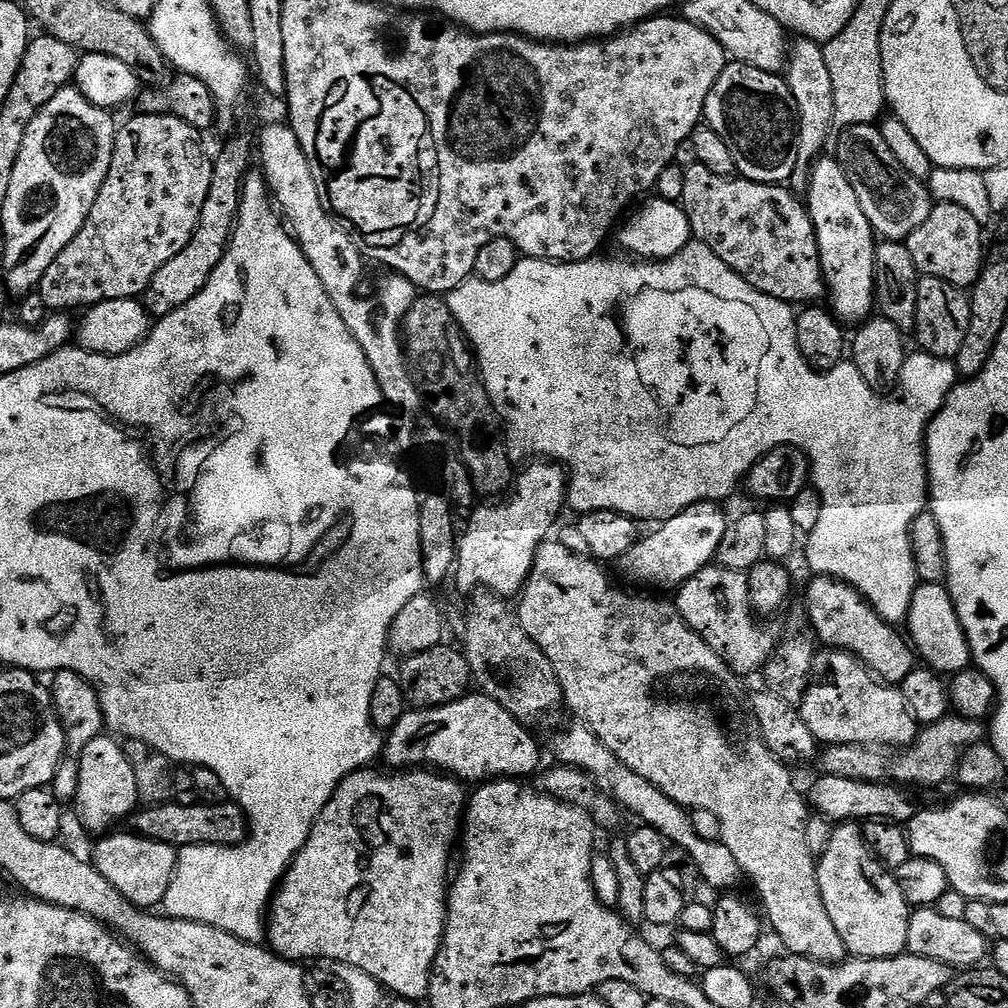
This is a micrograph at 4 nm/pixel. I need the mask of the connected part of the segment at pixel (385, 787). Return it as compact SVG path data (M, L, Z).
M361 770L352 772L336 788L330 802L316 819L310 838L302 846L300 853L292 859L288 873L280 881L266 916L266 940L271 951L286 960L305 962L331 962L349 964L364 971L381 985L384 990L393 992L393 997L413 1002L427 1001L428 987L432 977L432 967L436 965L436 955L444 940L444 927L448 921L448 894L450 891L450 872L448 863L452 860L452 851L457 851L458 841L462 836L464 813L470 799L469 793L464 793L465 785L455 776L447 775L439 770L383 770L372 772Z

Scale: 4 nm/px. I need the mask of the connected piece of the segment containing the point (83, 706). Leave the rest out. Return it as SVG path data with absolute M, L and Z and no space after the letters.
M57 672L51 677L50 691L52 694L52 707L60 715L64 727L64 737L68 743L64 761L58 766L58 774L52 779L51 790L61 802L75 801L78 794L78 772L80 762L77 759L82 750L86 750L89 742L94 742L105 731L104 711L100 705L98 694L86 678L73 672Z

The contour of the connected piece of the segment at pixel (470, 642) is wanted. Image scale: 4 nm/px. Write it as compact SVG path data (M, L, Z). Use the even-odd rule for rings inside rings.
M481 590L471 593L472 609L464 620L462 651L468 660L473 681L479 691L494 698L514 719L525 726L552 724L565 707L564 691L554 666L546 654L522 630L517 609L496 592Z

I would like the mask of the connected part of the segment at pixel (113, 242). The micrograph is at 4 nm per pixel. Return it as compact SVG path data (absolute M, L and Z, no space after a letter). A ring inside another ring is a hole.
M136 114L133 120L117 127L110 174L106 174L106 182L82 230L78 230L70 246L54 258L40 283L38 291L49 310L71 313L79 304L91 306L118 298L143 297L152 285L154 274L158 274L174 254L186 250L194 238L212 177L213 157L204 153L204 144L200 140L203 140L202 133L177 116Z

